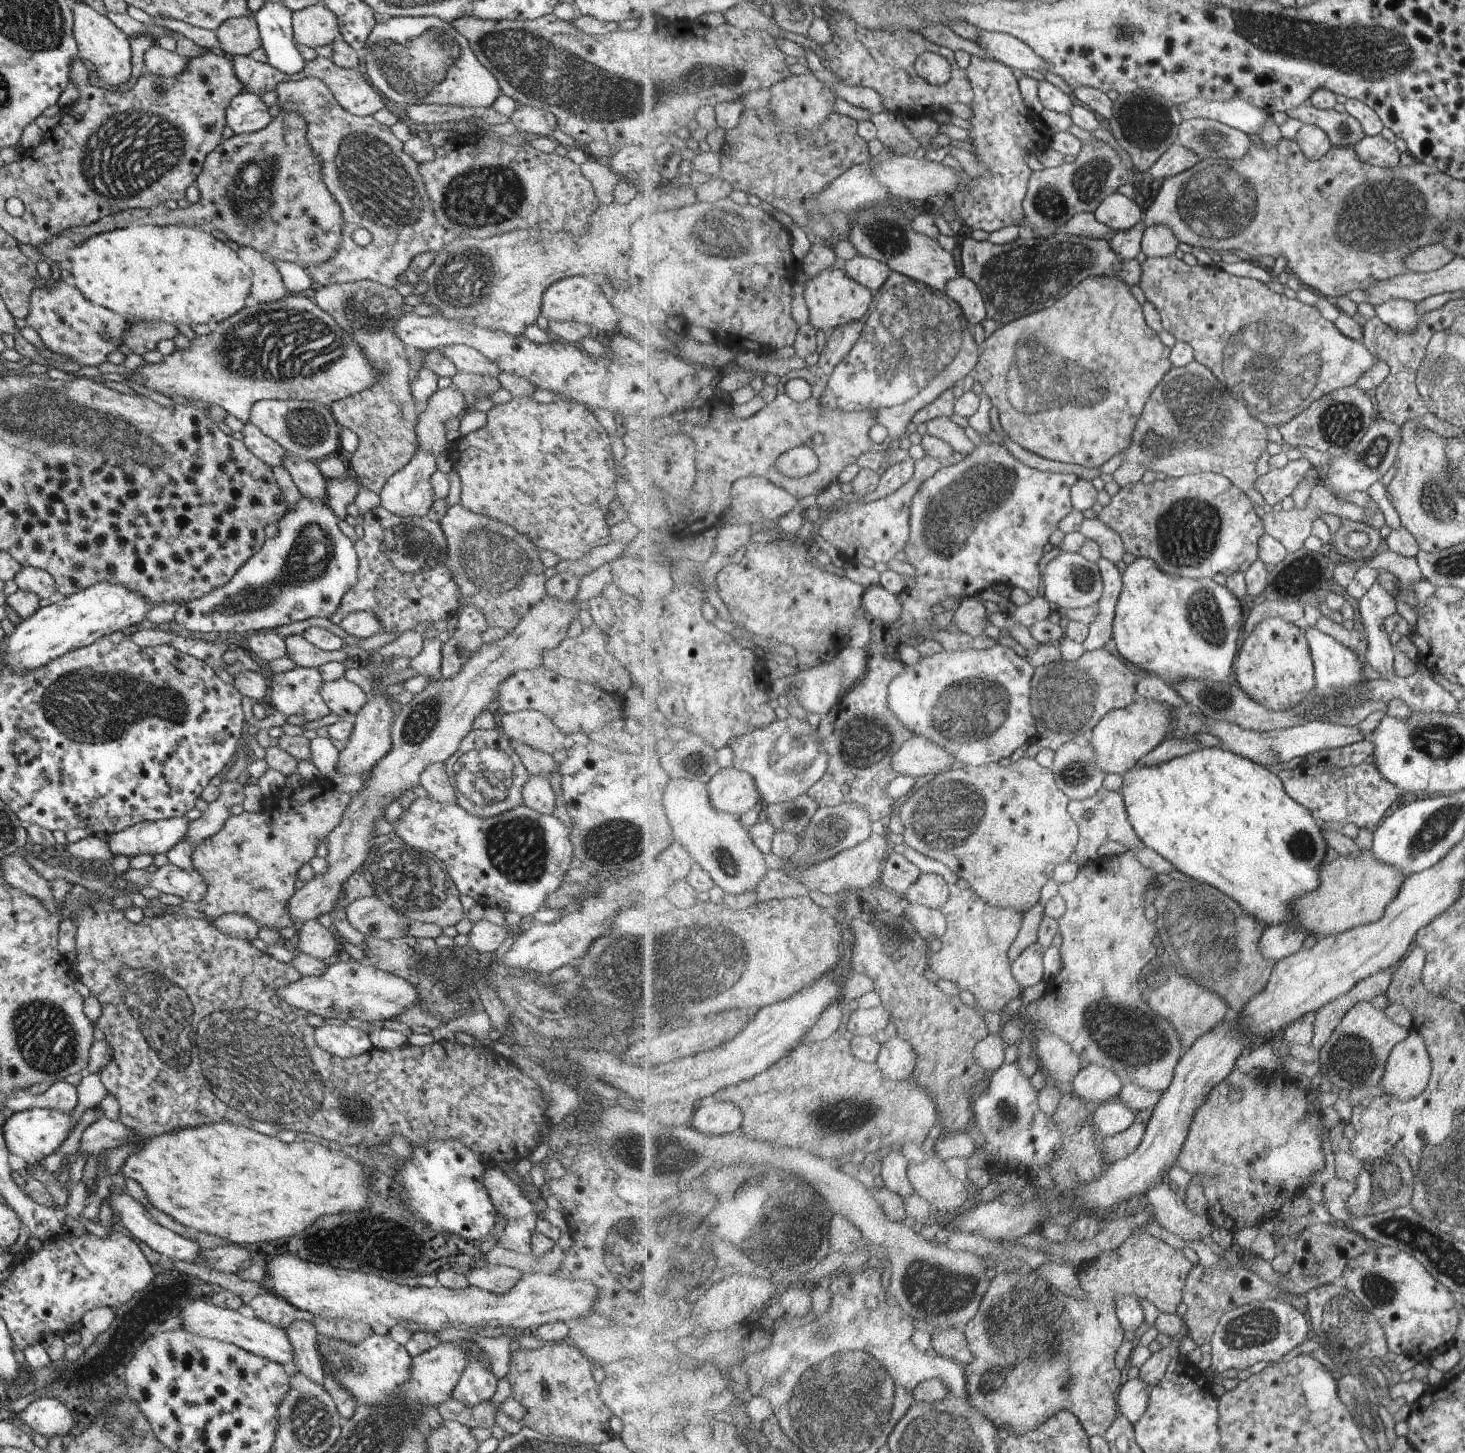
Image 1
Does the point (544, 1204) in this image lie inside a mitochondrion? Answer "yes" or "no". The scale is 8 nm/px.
no

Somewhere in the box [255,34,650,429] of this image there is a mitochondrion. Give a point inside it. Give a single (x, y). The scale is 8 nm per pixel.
(375, 185)

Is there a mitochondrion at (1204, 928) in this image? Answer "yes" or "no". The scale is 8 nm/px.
yes

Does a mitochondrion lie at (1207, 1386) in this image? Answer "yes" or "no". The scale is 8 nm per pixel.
no

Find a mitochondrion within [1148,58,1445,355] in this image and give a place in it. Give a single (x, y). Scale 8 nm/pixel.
(1373, 216)

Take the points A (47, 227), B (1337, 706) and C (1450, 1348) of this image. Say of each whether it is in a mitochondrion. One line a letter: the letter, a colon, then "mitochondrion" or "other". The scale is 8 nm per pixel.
A: other
B: other
C: other

